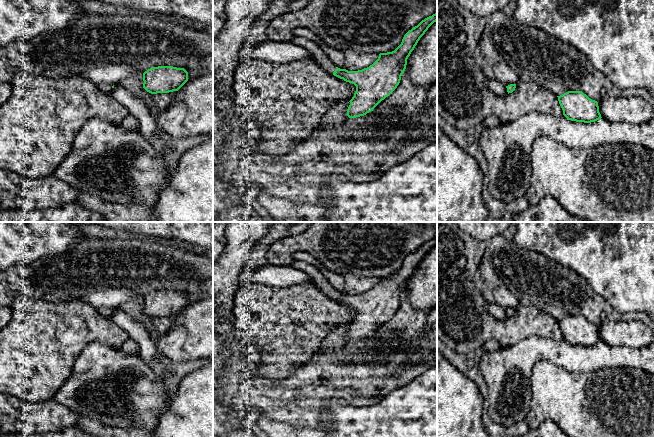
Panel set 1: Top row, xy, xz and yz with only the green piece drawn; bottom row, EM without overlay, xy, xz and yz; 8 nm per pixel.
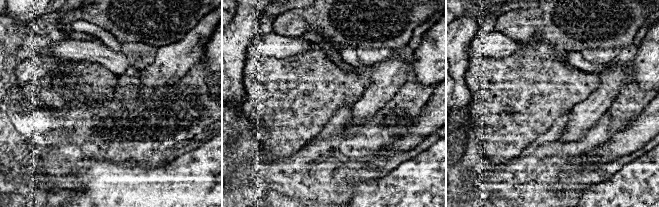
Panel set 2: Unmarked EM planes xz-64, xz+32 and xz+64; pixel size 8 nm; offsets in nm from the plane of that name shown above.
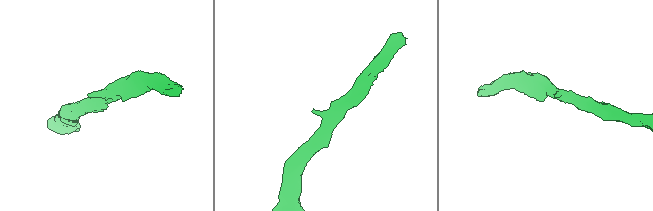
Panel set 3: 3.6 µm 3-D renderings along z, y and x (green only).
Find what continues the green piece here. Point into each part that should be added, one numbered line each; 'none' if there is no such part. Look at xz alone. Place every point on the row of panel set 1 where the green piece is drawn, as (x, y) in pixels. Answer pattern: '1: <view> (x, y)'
1: xz (321, 58)

